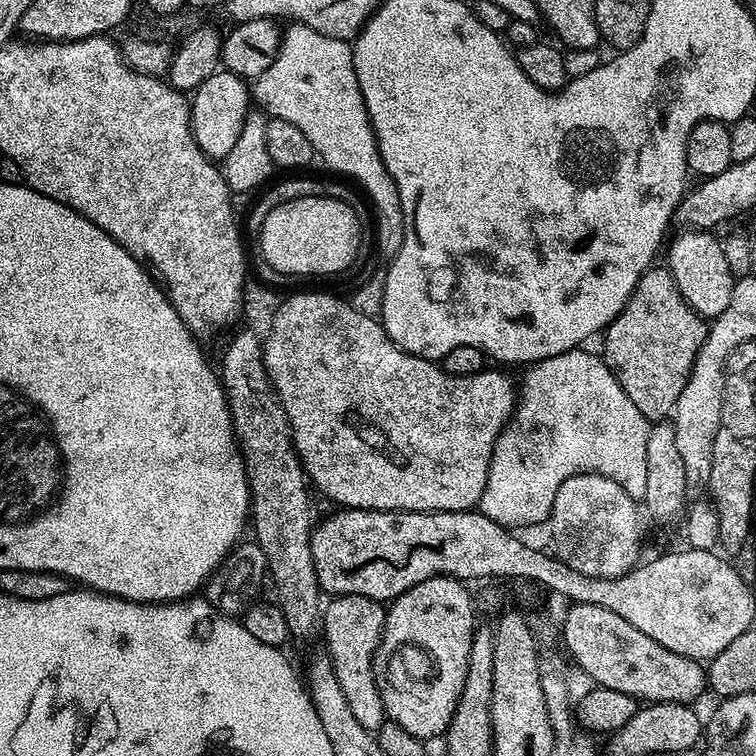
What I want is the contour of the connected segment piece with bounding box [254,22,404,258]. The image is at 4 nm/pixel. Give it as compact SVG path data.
M293 23L293 28L283 33L280 49L278 54L274 58L274 62L270 66L270 70L266 70L254 81L254 100L261 104L265 108L263 111L267 113L269 117L277 120L285 120L290 122L294 126L298 126L298 130L302 130L302 134L306 134L306 138L310 142L313 153L317 157L320 156L333 168L336 172L341 172L341 177L348 178L346 176L353 176L354 179L360 180L362 187L368 191L368 196L372 199L372 204L376 207L376 244L380 247L380 252L385 258L391 258L395 256L396 251L402 246L402 238L404 237L404 215L402 214L402 206L400 205L400 199L398 198L398 190L396 184L390 178L390 174L386 170L386 166L382 162L380 157L380 151L376 145L376 136L372 133L372 123L368 117L368 111L364 105L364 99L362 98L362 90L358 86L358 78L356 77L356 71L354 70L354 62L352 61L352 44L347 40L339 40L338 38L330 38L329 36L323 36L322 34L308 28L305 24Z

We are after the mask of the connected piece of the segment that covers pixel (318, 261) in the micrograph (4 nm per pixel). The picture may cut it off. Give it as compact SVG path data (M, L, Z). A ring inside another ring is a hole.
M326 195L297 198L266 215L258 231L260 252L284 276L332 276L351 266L362 245L357 209Z

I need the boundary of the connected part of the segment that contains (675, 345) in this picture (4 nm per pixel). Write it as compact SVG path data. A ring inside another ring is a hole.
M649 267L634 286L624 311L615 316L603 333L602 359L626 390L630 402L649 422L673 415L678 394L686 386L694 358L708 333L705 317L699 316L682 298L667 267Z

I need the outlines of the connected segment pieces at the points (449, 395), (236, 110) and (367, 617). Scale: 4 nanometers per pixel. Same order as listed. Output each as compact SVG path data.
M384 344L384 348L368 348L368 352L360 352L360 360L364 360L364 356L376 356L376 368L384 372L384 396L396 396L396 400L364 396L364 400L300 400L300 404L292 404L292 396L279 396L284 413L288 416L288 427L292 430L292 445L296 448L296 455L300 457L300 465L304 467L311 487L329 496L336 506L344 508L371 508L374 512L467 512L475 509L486 488L496 440L514 411L514 384L512 388L511 378L504 372L491 370L482 371L476 376L455 376L444 371L439 363L423 360L421 356L411 356L400 348L388 348L388 344Z
M217 70L191 93L192 133L196 145L209 156L213 162L222 162L230 150L234 150L234 142L238 142L238 134L242 134L244 119L250 115L249 85L240 76L227 70Z
M336 594L329 600L332 601L329 604L327 601L322 608L322 632L324 628L324 640L328 643L326 652L332 657L332 673L338 678L338 686L342 686L342 694L354 718L358 718L367 732L375 733L386 719L384 703L376 688L376 675L372 669L372 657L380 645L380 635L384 629L385 605L365 596Z

